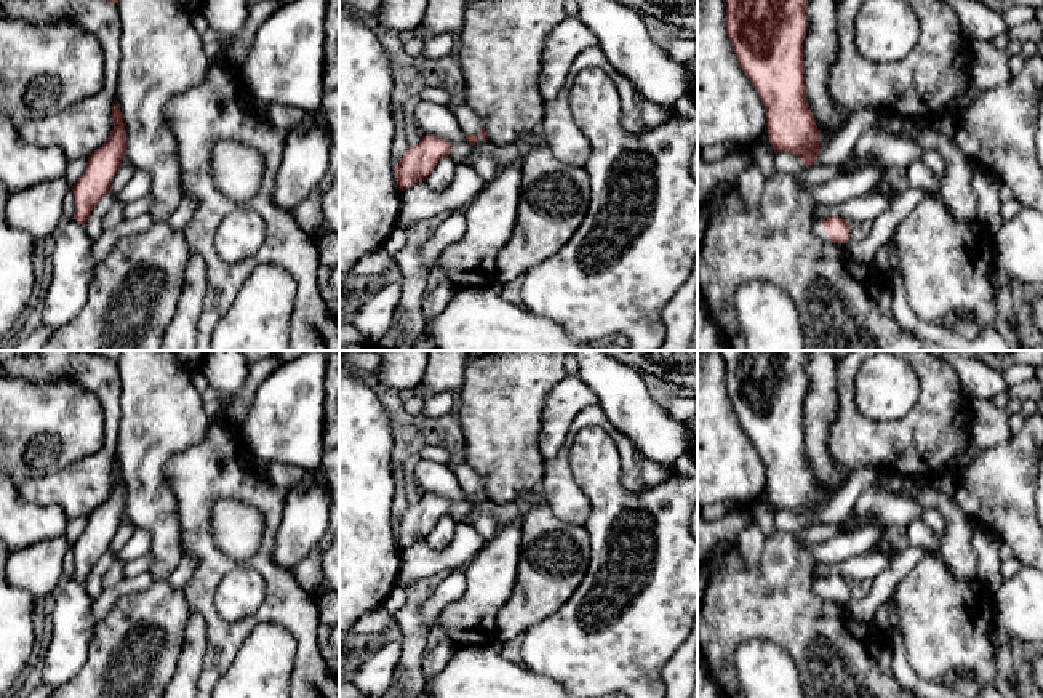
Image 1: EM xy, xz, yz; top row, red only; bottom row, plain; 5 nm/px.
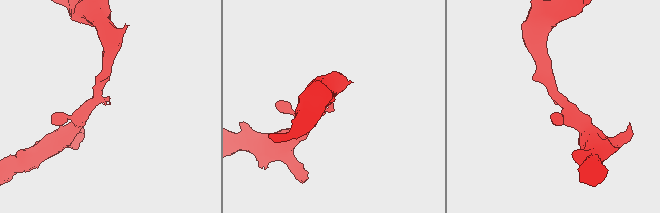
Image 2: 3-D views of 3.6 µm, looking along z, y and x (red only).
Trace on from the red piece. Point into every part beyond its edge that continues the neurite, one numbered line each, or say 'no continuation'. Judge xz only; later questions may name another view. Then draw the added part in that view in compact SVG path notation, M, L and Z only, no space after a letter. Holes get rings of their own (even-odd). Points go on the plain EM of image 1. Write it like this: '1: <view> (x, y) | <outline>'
1: xz (471, 482) | M464 461L459 463L458 466L454 467L450 467L451 472L454 474L458 483L461 485L461 488L466 491L466 493L475 493L477 495L477 499L475 499L475 504L482 503L483 498L480 495L480 490L483 487L483 477L475 472L469 464L466 464ZM446 464L448 466L448 464ZM448 466L450 467L450 466Z

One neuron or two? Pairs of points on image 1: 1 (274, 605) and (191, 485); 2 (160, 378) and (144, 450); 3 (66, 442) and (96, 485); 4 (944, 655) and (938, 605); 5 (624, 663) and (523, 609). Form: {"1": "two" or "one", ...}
{"1": "one", "2": "one", "3": "two", "4": "one", "5": "two"}

